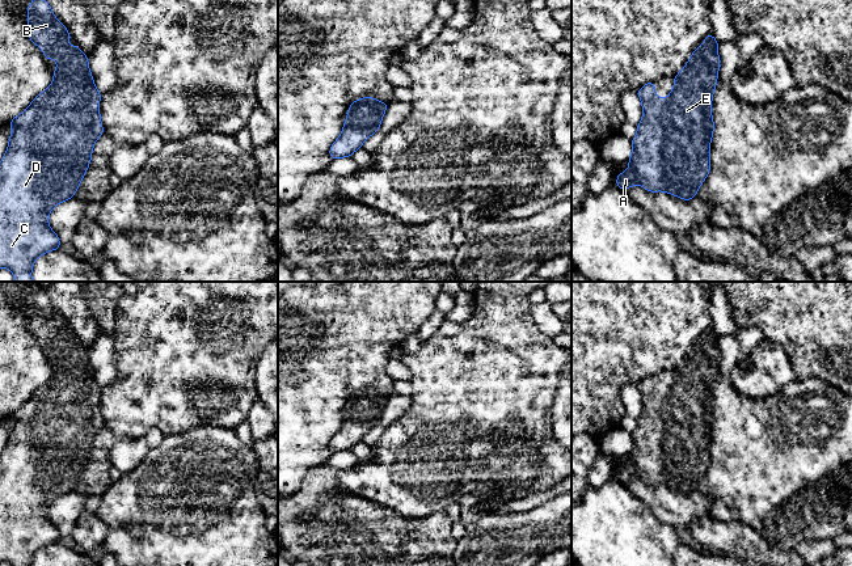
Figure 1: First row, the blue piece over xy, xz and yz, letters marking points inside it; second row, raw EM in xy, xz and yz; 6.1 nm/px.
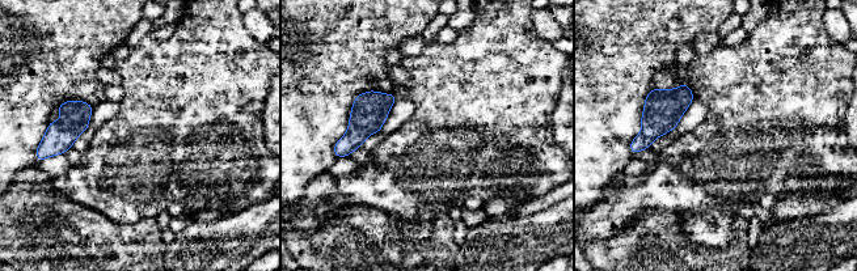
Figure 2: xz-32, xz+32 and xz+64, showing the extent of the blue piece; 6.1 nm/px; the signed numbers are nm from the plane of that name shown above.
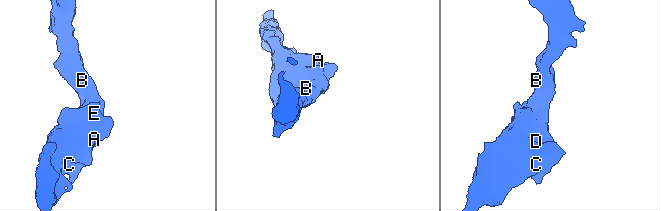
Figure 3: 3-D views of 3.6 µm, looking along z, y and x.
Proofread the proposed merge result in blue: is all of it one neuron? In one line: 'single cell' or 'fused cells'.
single cell

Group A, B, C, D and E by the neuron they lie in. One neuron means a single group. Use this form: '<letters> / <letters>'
A B C D E

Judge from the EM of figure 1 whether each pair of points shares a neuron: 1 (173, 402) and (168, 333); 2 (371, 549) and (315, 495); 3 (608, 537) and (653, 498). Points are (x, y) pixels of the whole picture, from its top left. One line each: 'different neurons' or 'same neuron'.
1: same neuron
2: same neuron
3: different neurons

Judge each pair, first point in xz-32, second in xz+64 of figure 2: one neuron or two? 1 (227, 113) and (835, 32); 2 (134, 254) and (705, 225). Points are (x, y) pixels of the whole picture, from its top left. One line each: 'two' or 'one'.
1: two
2: two

